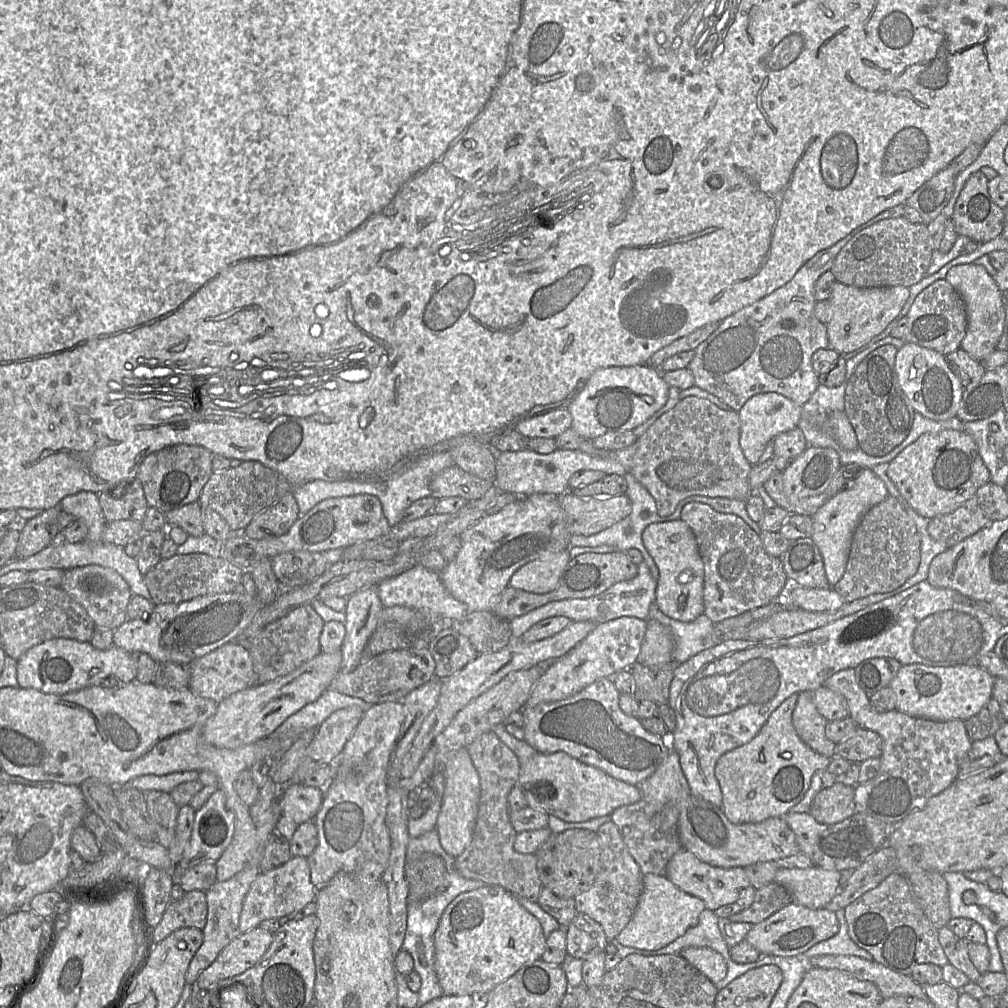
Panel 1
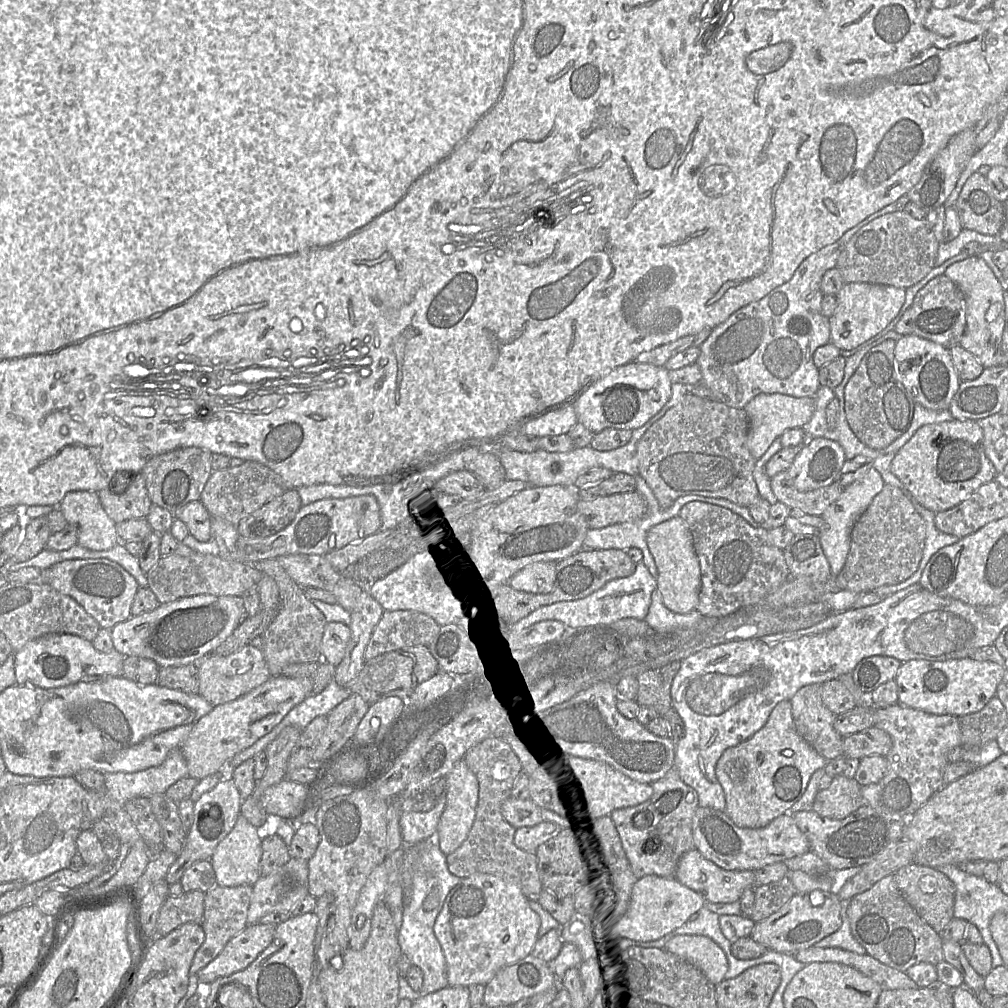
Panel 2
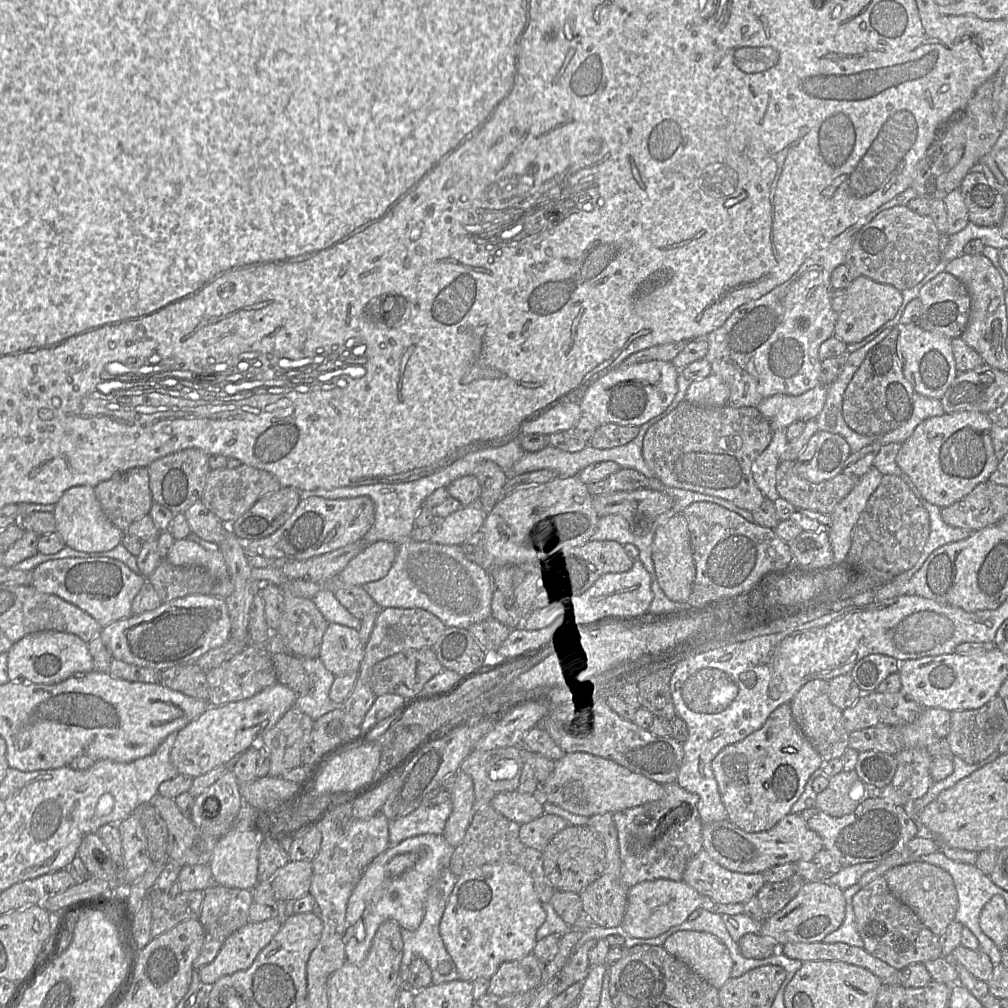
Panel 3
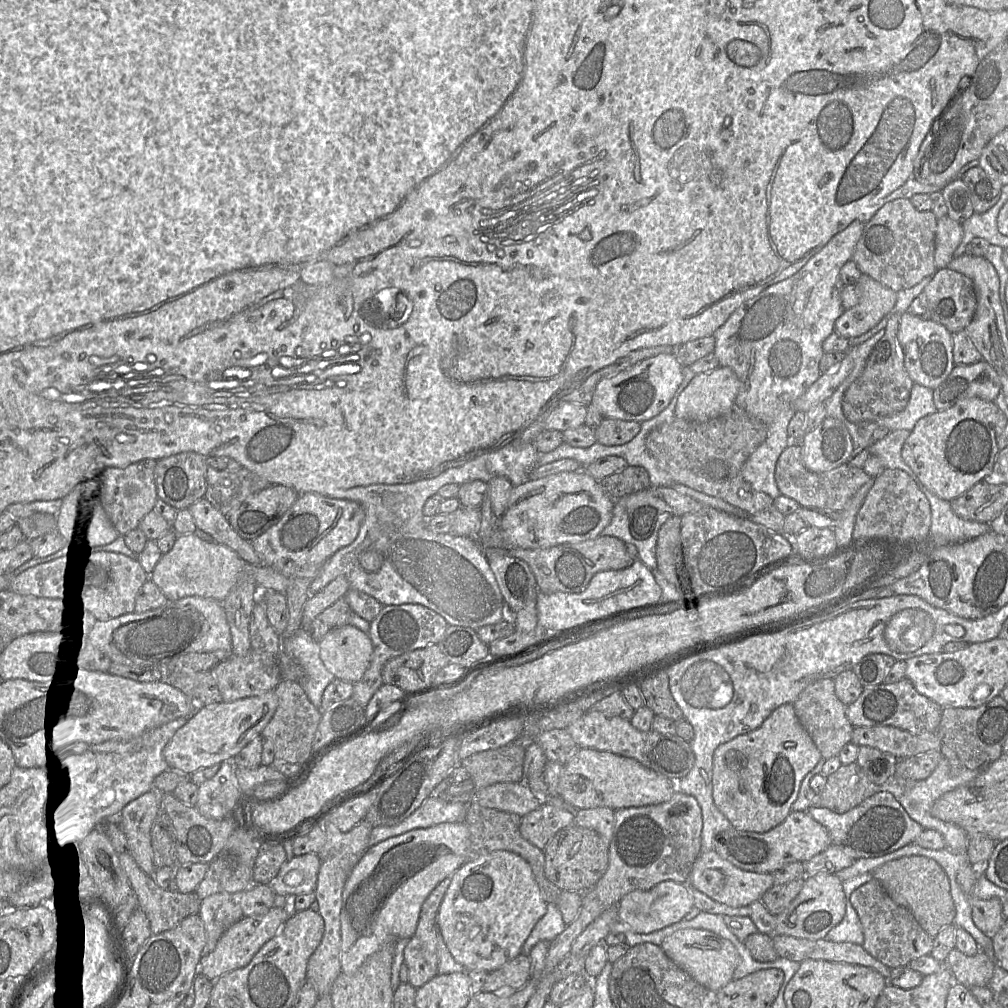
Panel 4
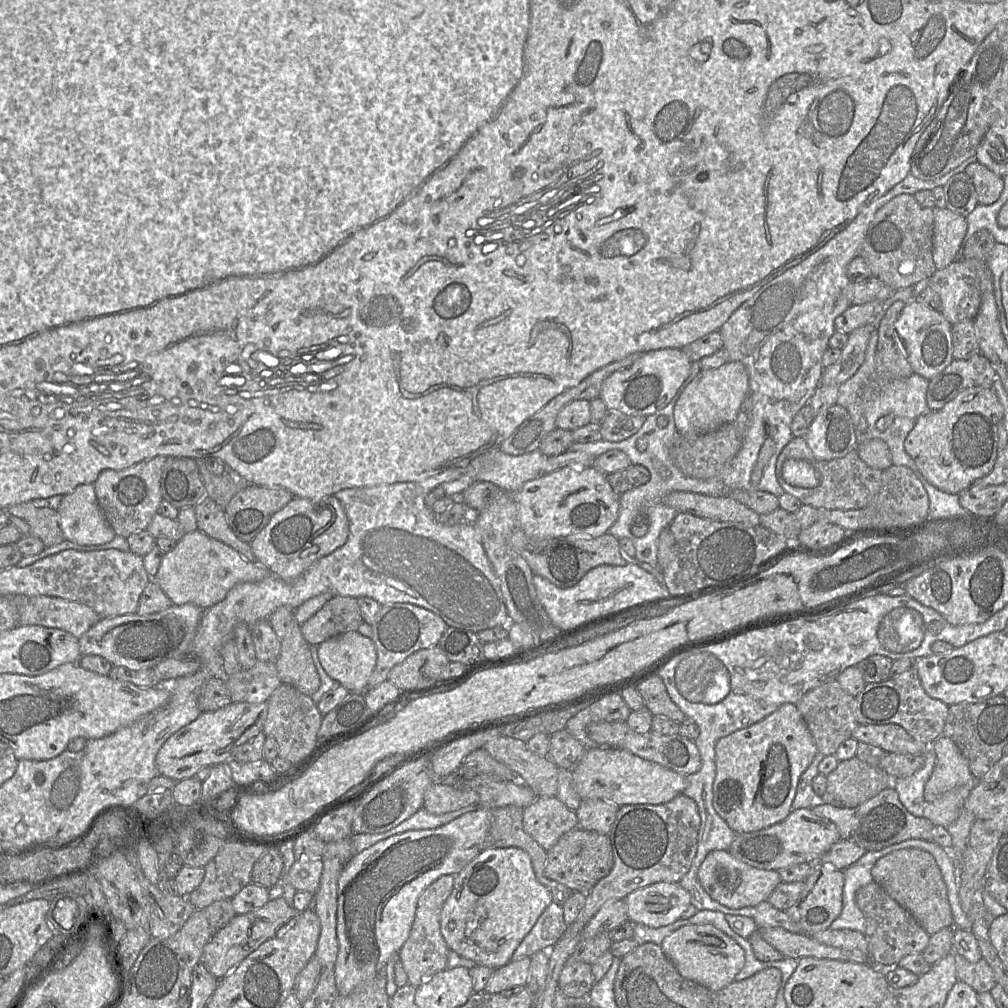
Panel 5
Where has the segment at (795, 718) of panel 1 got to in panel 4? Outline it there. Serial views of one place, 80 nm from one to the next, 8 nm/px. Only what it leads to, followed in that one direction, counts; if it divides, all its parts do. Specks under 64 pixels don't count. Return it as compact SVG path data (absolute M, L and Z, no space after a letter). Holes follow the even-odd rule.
M822 679L808 685L792 703L795 714L819 750L821 757L837 756L851 742L854 727L849 722L844 705L835 694L834 679Z

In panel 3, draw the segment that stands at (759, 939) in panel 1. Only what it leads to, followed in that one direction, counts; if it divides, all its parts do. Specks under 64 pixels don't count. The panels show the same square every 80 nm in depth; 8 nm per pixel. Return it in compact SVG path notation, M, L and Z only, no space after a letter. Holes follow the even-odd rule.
M827 881L804 882L796 896L781 911L761 923L759 933L772 938L778 946L822 942L842 925L845 907L843 890L839 887Z

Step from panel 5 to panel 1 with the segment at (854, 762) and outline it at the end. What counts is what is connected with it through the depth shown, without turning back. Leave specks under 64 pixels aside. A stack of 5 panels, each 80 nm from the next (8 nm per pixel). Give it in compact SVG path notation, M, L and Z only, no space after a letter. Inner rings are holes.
M837 779L829 788L820 790L812 801L809 813L820 824L832 825L852 816L855 812L855 786Z

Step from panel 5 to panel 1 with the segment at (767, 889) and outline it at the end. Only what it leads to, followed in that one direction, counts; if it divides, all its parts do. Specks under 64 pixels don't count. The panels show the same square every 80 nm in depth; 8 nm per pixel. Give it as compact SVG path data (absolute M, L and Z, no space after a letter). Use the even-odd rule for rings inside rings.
M681 849L672 856L666 867L666 877L677 888L701 899L705 907L715 911L721 906L735 903L751 884L742 867L719 868L704 863L688 850Z

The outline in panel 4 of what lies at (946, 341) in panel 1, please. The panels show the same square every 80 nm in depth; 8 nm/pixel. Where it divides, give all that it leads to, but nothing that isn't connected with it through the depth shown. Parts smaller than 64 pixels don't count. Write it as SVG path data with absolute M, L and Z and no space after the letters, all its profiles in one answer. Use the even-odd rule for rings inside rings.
M948 267L937 269L922 291L929 304L929 319L944 326L950 333L964 330L974 317L977 306L973 282Z

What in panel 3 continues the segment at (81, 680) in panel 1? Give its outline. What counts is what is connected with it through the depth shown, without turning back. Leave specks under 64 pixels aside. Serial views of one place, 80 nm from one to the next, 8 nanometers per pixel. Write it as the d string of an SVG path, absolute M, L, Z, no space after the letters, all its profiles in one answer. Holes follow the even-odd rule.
M44 631L26 635L7 652L7 674L11 681L52 685L74 675L93 671L93 658L88 643L75 634Z

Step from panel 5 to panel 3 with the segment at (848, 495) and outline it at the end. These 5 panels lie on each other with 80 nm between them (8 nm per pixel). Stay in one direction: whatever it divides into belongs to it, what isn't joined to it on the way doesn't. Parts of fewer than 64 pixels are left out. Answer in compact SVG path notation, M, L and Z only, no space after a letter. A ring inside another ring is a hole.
M780 461L776 470L776 489L780 497L797 509L809 509L822 514L831 514L835 506L854 488L857 479L859 478L853 478L841 472L829 480L813 483L797 473L795 461Z

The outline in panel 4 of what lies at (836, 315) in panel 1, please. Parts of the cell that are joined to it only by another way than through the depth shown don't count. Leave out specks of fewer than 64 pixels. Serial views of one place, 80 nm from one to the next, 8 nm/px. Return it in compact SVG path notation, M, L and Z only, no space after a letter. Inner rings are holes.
M861 274L856 283L859 302L836 319L834 331L846 339L864 334L876 326L894 308L897 292L868 275Z

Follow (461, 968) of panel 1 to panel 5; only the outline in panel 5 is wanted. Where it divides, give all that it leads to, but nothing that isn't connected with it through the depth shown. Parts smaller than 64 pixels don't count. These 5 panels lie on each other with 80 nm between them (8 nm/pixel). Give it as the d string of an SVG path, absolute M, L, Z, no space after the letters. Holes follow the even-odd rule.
M517 847L485 848L456 876L453 891L446 900L441 912L441 932L450 950L457 952L464 958L474 961L477 966L486 966L492 969L498 969L511 961L517 947L531 931L539 916L551 904L551 902L551 893L537 880L532 868L530 856L527 852Z

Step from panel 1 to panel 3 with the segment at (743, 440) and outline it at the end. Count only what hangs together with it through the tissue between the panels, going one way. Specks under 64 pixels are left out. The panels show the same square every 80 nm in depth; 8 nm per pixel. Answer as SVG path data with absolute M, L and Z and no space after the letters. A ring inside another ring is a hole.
M822 383L798 396L776 394L763 399L756 409L768 420L772 431L785 430L795 421L815 419L821 412L829 385Z

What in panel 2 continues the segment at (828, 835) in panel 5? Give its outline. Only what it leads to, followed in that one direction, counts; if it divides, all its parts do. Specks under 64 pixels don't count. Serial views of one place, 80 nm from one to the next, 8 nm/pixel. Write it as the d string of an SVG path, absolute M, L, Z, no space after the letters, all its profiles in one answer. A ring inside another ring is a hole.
M698 806L693 816L692 834L695 849L724 870L755 871L810 851L808 839L790 813L777 817L763 828L749 829L736 826L725 811Z

